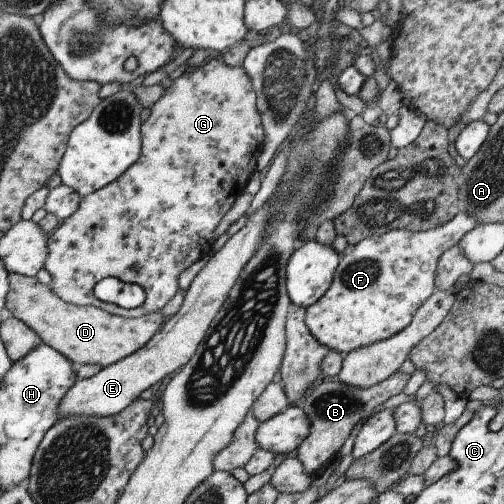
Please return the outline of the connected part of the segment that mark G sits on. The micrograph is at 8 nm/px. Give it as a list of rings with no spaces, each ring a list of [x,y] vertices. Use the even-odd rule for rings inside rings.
[[[211,58],[193,68],[187,68],[172,84],[164,89],[162,95],[149,108],[147,119],[140,124],[140,151],[133,164],[130,164],[114,181],[107,183],[95,192],[90,192],[81,197],[79,206],[73,214],[63,219],[59,227],[54,228],[54,233],[48,236],[48,255],[43,268],[49,273],[51,283],[49,287],[67,303],[83,306],[94,306],[105,312],[122,317],[140,317],[141,315],[159,311],[165,303],[178,291],[177,277],[179,273],[193,262],[199,260],[203,254],[209,254],[213,242],[213,230],[223,215],[231,208],[233,201],[244,192],[244,186],[250,174],[256,167],[256,160],[262,151],[264,132],[258,108],[256,107],[256,94],[252,87],[250,76],[239,67],[225,64],[221,59]],[[107,277],[115,277],[121,282],[135,283],[144,290],[144,302],[132,309],[124,309],[106,302],[101,302],[93,296],[92,288]]]

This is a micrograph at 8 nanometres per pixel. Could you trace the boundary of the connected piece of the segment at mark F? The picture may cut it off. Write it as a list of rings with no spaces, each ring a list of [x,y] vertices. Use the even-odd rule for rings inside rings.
[[[459,209],[450,221],[447,221],[444,225],[427,229],[423,232],[407,232],[405,229],[391,229],[378,237],[371,237],[368,239],[360,240],[357,244],[354,244],[347,250],[347,252],[339,259],[339,264],[334,270],[331,284],[329,288],[323,293],[323,296],[314,302],[310,307],[304,310],[304,323],[309,329],[309,332],[315,337],[315,340],[323,346],[327,346],[328,349],[337,351],[342,355],[347,354],[349,351],[356,348],[370,345],[371,343],[389,338],[394,334],[397,334],[400,330],[403,330],[413,318],[414,312],[431,296],[434,291],[434,272],[436,269],[437,261],[439,257],[448,249],[455,245],[458,240],[468,231],[471,230],[478,223],[476,220],[469,216],[469,213],[461,212]]]

